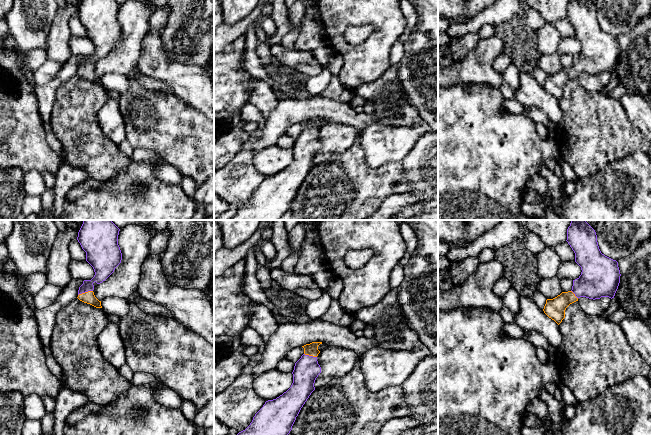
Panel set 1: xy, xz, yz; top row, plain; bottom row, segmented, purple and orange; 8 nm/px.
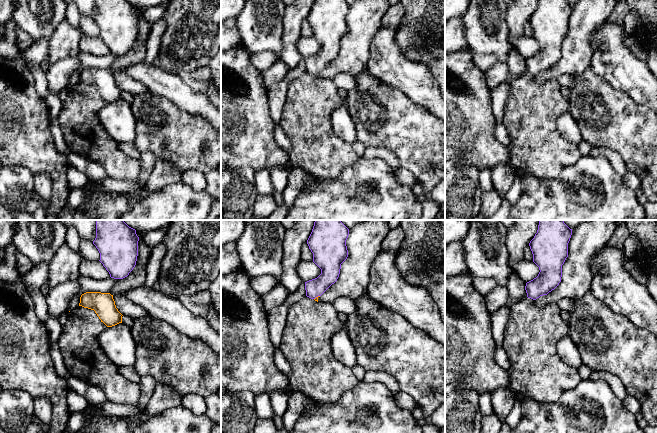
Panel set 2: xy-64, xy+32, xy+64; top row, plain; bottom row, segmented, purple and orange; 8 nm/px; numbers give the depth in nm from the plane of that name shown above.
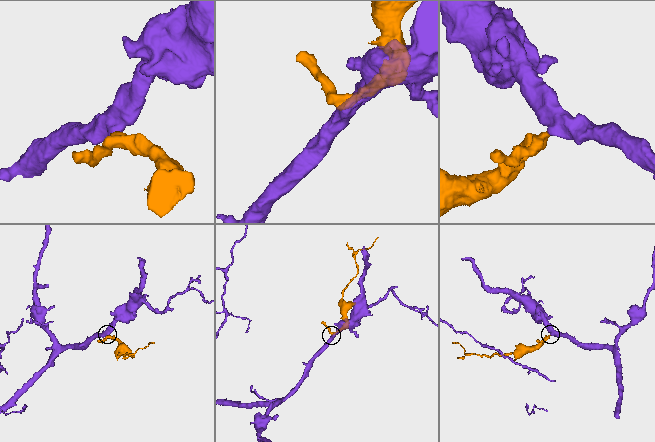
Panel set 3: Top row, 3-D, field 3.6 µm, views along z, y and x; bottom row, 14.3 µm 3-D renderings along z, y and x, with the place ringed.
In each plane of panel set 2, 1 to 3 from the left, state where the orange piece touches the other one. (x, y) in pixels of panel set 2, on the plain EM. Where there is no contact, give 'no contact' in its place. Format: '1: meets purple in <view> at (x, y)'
1: no contact
2: meets purple in xy+32 at (316, 72)
3: no contact

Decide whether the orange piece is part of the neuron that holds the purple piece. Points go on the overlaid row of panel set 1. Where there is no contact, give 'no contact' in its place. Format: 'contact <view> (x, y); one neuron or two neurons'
contact xy (85, 291); one neuron

